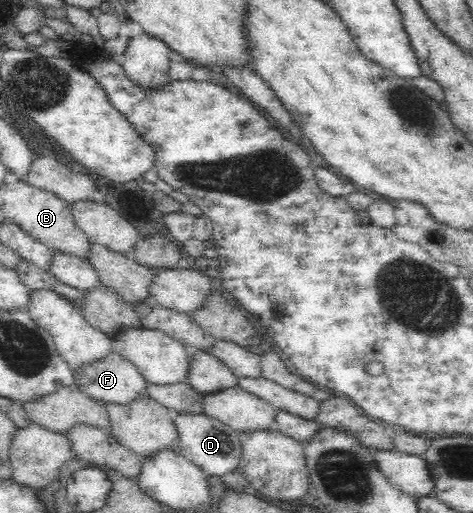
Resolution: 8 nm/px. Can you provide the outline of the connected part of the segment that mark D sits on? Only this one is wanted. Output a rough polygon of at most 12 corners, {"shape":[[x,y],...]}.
{"shape":[[179,412],[174,448],[207,476],[237,474],[238,431]]}

